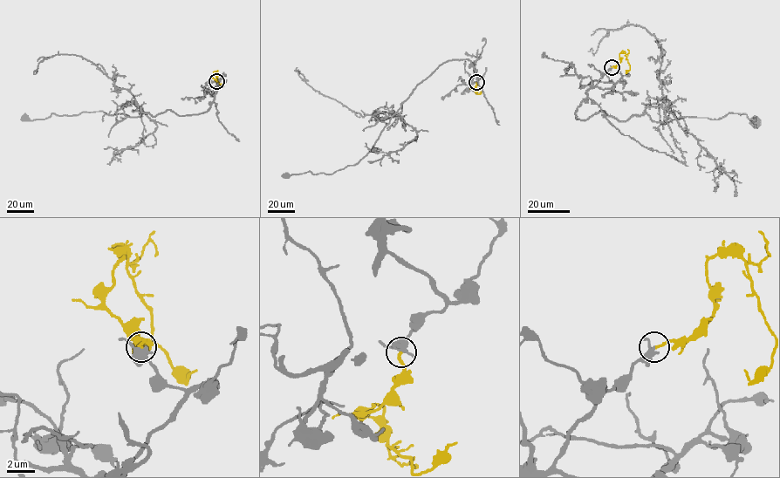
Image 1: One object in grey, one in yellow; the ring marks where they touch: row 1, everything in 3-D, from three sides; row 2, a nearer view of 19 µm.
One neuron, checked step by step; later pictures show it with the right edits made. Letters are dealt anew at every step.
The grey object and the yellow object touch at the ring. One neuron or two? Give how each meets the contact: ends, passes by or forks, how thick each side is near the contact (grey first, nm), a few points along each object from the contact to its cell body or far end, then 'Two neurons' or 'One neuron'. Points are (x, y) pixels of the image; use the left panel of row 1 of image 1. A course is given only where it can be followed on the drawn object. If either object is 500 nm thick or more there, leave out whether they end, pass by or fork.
At the ring grey forks. At the ring yellow ends. Thickness 360 nm (grey) against 220 nm. Course of grey: (216, 82), (221, 86), (211, 106), (196, 114), (96, 111), (25, 118). Course of yellow: (216, 82), (213, 78), (215, 72), (222, 84). Two neurons

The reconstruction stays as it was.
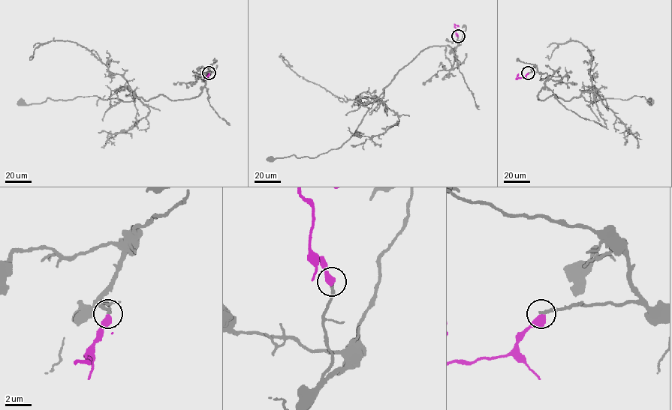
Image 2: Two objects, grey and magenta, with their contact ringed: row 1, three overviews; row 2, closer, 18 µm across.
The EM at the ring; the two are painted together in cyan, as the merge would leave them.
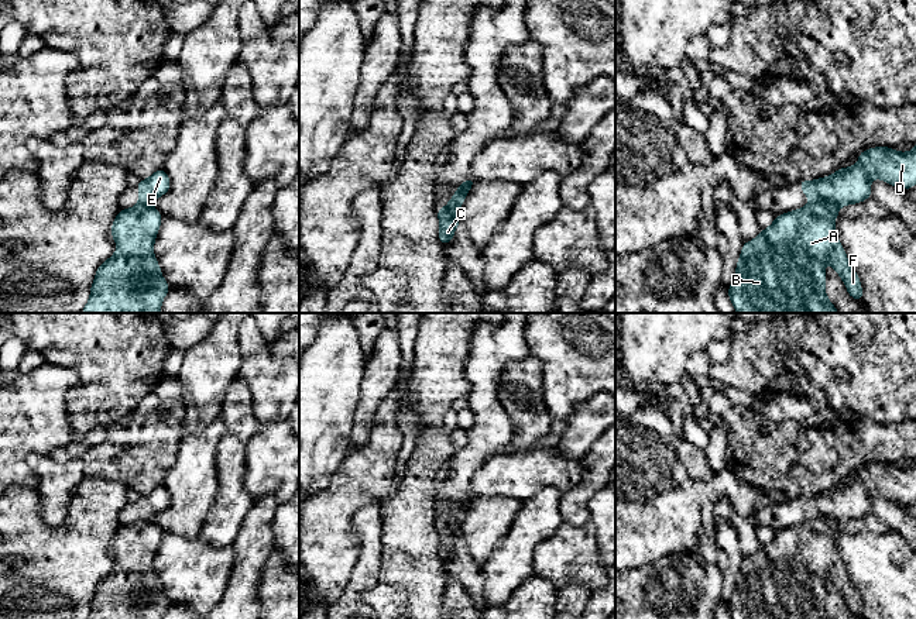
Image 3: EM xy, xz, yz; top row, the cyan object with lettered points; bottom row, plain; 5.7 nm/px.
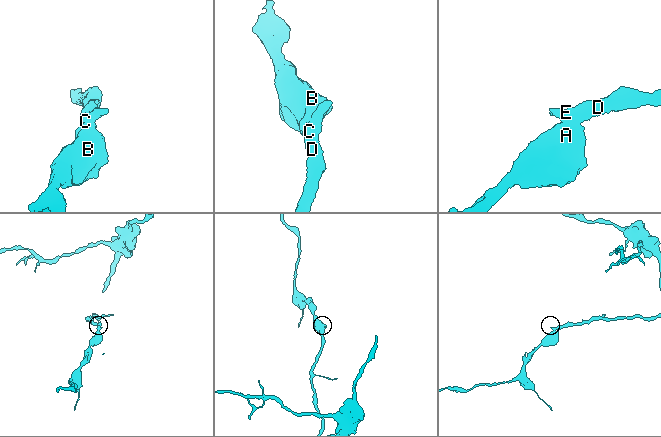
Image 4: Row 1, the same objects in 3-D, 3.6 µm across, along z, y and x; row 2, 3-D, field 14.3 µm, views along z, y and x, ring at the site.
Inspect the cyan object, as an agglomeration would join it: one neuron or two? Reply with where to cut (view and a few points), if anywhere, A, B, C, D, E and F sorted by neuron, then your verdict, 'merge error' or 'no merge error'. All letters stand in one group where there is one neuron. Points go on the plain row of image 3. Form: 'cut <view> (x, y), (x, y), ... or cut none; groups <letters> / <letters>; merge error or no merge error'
cut yz (809, 519), (829, 518), (833, 522); groups A B F / C D E; merge error

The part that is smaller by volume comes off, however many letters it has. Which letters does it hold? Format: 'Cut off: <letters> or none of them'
Cut off: A, B, F

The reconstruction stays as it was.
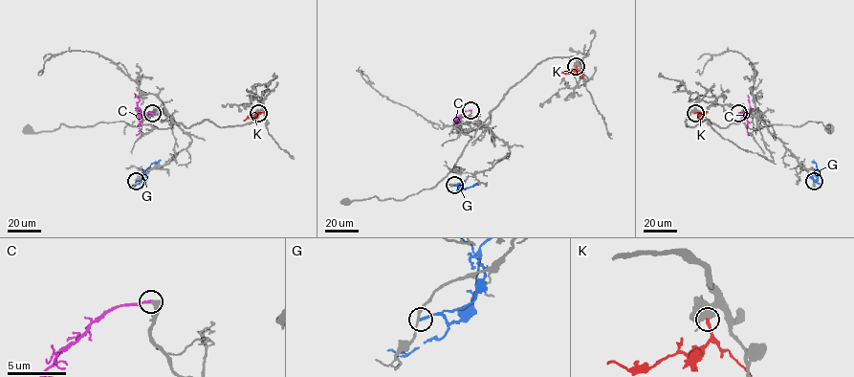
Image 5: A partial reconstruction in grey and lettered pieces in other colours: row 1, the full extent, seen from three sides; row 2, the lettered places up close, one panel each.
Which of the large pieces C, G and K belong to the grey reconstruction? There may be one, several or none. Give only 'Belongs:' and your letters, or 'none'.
Belongs: none

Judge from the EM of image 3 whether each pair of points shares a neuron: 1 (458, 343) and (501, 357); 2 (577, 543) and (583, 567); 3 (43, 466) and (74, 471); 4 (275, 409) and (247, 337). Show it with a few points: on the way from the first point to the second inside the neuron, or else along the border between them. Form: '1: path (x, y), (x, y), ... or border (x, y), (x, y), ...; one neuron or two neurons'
1: border (473, 332), (469, 340), (466, 380); two neurons
2: path (577, 549), (577, 561); one neuron
3: path (50, 473), (67, 473); one neuron
4: path (274, 391), (274, 382), (260, 368), (257, 356); one neuron

